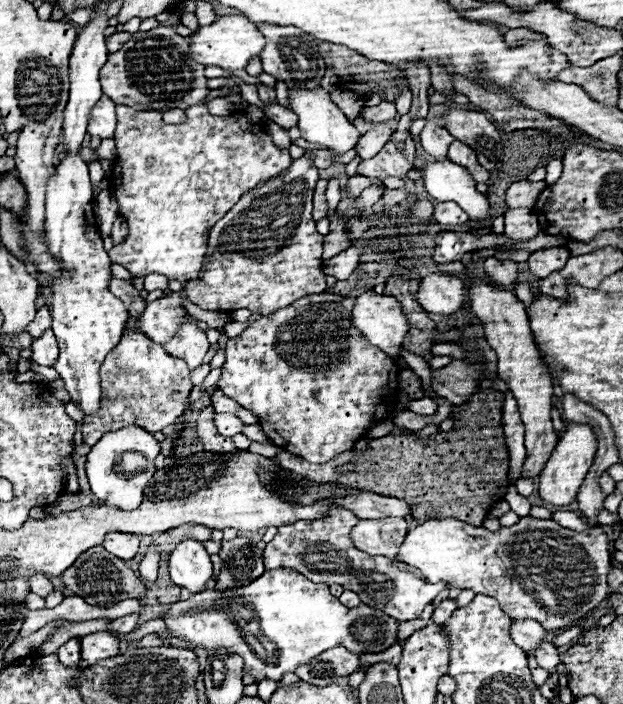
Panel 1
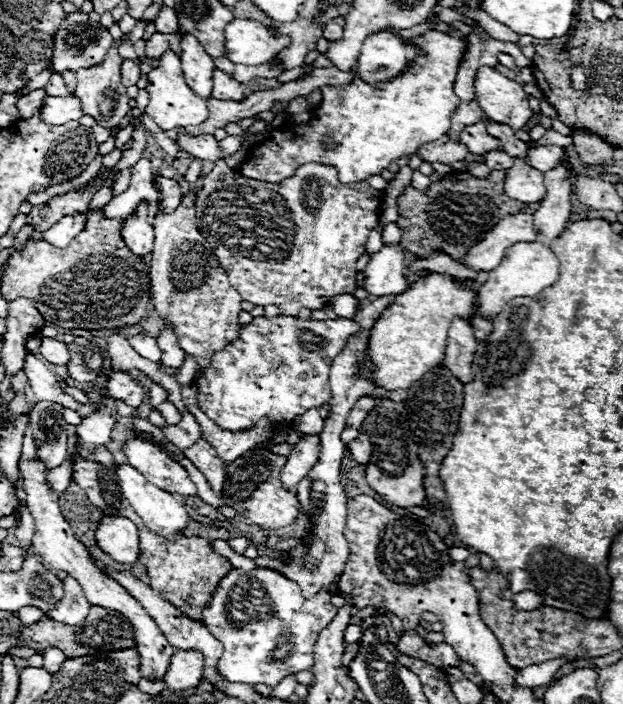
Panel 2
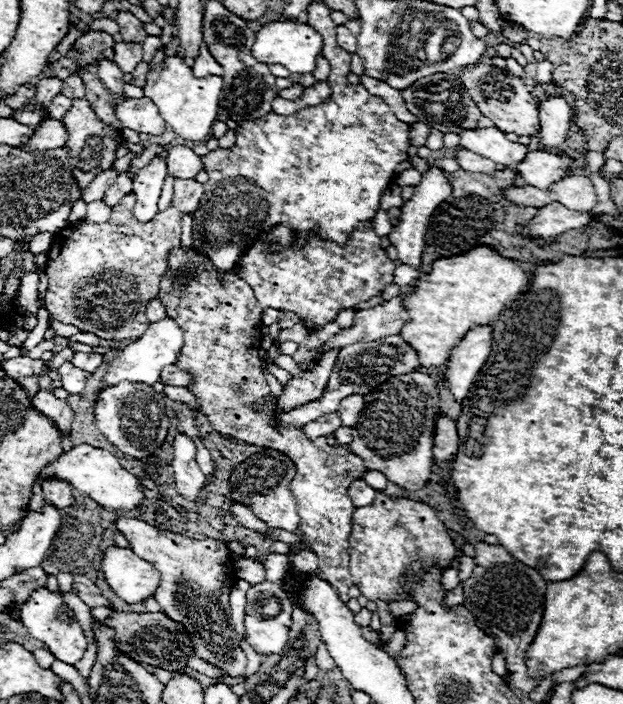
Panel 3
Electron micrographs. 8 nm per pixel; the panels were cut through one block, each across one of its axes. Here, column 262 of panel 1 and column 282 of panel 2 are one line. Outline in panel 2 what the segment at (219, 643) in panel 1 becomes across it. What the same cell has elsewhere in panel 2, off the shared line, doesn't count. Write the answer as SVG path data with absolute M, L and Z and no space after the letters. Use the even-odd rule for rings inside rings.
M232 568L214 590L214 596L210 598L210 604L206 604L204 612L204 624L212 632L220 644L226 642L226 650L220 656L216 670L220 676L224 676L228 682L238 684L266 684L276 686L282 678L288 674L298 674L302 670L308 670L314 666L314 644L318 640L318 634L332 622L338 608L330 602L332 594L318 592L318 596L304 598L302 590L294 580L282 576L280 572L274 572L270 568L254 568L250 572Z

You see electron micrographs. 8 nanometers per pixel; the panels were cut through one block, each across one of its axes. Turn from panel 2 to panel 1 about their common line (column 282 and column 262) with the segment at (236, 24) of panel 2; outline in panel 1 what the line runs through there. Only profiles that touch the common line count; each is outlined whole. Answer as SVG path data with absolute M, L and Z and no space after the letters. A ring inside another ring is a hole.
M220 16L208 26L198 28L190 36L190 56L198 64L204 66L220 66L232 74L238 74L246 68L252 56L258 56L264 48L264 36L258 32L256 24L252 24L246 16Z

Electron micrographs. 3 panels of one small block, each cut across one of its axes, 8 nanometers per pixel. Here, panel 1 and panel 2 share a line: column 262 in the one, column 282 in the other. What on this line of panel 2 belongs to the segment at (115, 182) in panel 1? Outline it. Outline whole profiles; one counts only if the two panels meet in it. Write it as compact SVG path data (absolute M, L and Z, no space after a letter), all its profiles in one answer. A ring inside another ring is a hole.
M428 30L420 36L410 38L410 42L422 48L424 56L416 56L410 68L402 72L402 76L396 76L394 80L386 80L382 84L368 84L357 75L357 83L322 88L322 104L312 112L312 124L284 124L284 130L276 130L264 144L252 146L248 160L240 168L240 174L254 180L278 184L290 178L298 166L306 162L318 162L334 166L340 174L342 184L354 184L366 180L370 174L380 174L384 168L388 168L392 160L398 160L402 154L414 154L424 142L444 136L450 130L452 114L458 108L454 82L460 62L468 50L468 42L464 36L454 36L438 30Z

